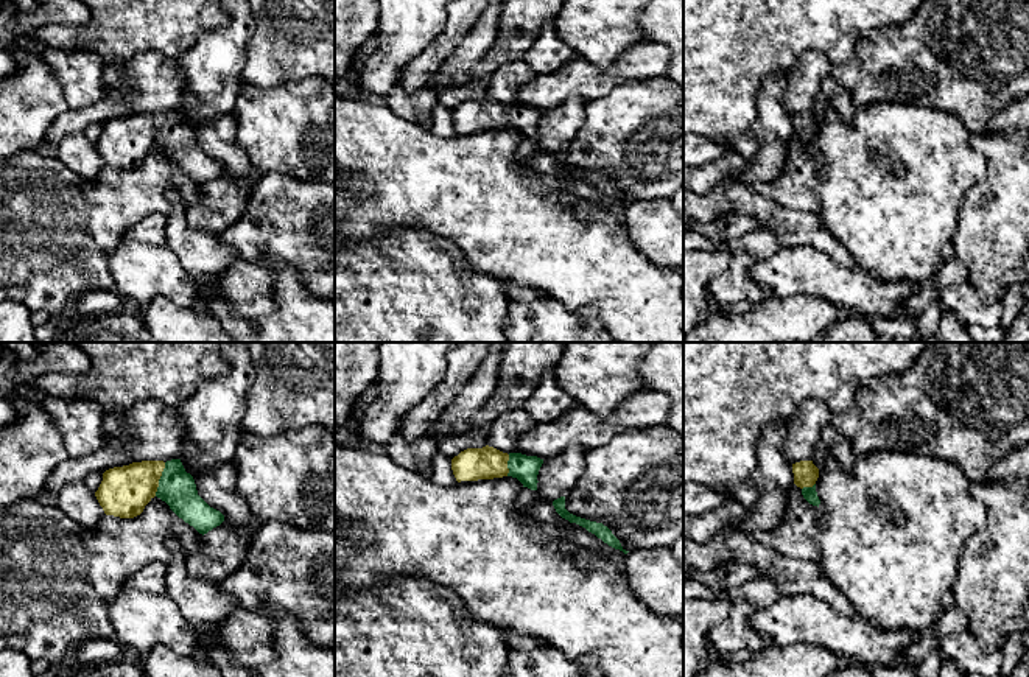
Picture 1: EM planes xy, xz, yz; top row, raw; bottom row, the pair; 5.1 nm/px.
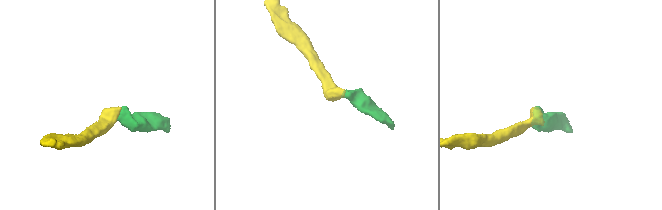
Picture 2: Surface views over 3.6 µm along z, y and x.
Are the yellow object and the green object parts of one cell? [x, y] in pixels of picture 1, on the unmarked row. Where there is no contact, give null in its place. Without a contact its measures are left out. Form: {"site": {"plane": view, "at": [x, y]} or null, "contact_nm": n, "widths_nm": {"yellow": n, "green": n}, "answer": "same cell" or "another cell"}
{"site": {"plane": "xy", "at": [159, 129]}, "contact_nm": 190, "widths_nm": {"yellow": 260, "green": 190}, "answer": "same cell"}

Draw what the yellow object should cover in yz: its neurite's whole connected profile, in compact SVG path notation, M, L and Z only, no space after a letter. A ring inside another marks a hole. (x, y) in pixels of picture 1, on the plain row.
M800 112L792 115L794 135L802 140L803 149L813 156L820 156L820 151L816 143L816 132L819 129L819 120L813 115L813 112Z

